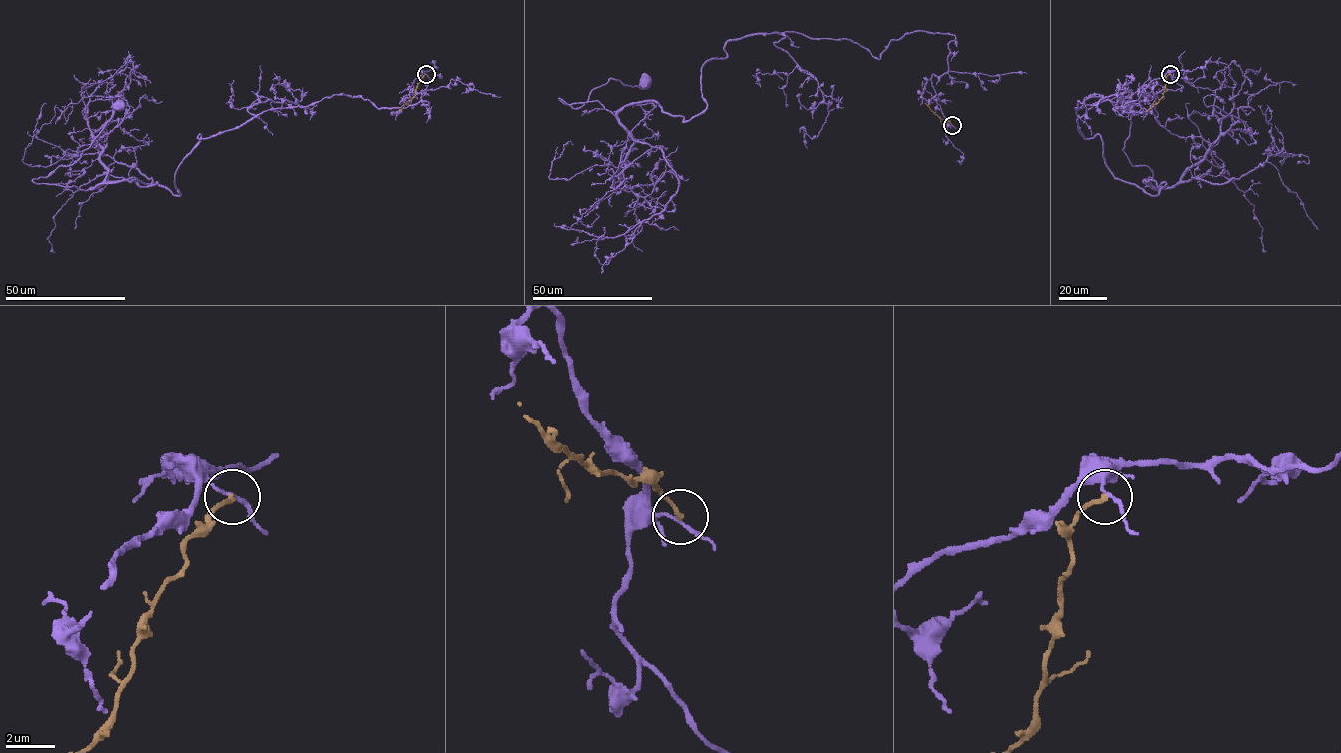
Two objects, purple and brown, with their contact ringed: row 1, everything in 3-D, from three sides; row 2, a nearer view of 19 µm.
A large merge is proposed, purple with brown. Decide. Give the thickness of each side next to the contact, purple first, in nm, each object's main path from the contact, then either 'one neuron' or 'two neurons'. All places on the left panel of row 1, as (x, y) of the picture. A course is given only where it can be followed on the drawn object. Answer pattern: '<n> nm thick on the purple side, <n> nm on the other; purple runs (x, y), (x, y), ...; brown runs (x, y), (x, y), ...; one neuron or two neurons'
130 nm thick on the purple side, 190 nm on the other; purple runs (426, 74), (404, 103), (427, 105), (334, 94), (200, 134), (179, 195), (32, 180), (73, 164), (116, 106); brown runs (426, 74), (414, 96), (398, 111); two neurons

